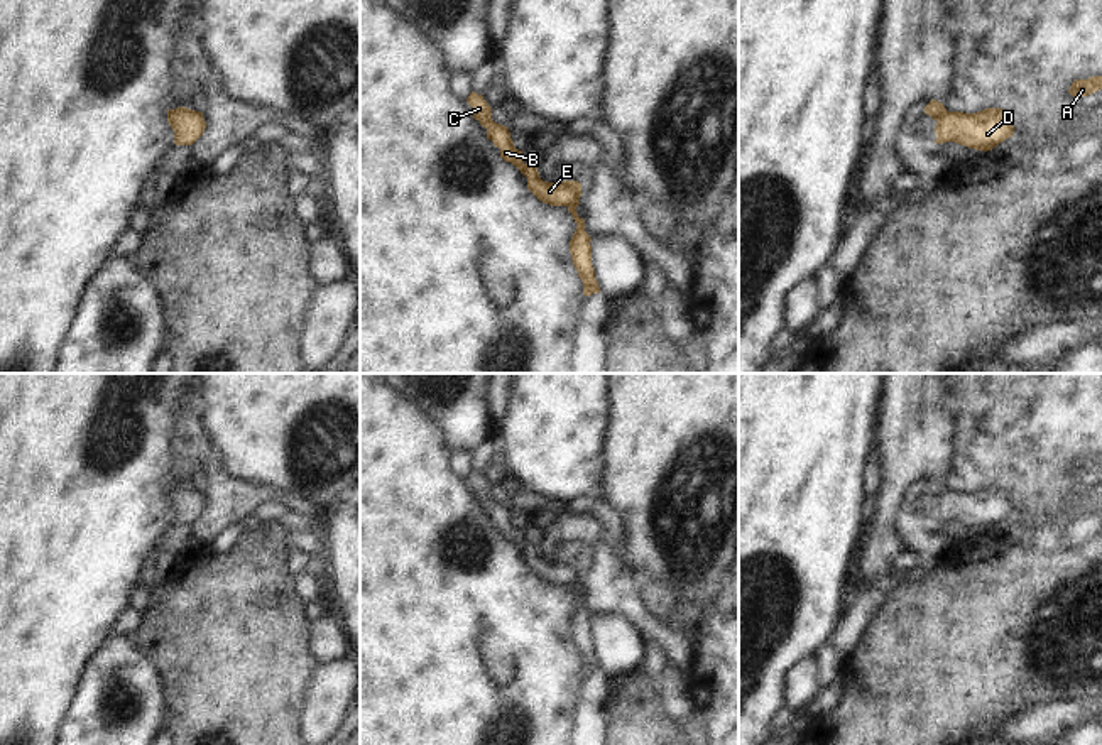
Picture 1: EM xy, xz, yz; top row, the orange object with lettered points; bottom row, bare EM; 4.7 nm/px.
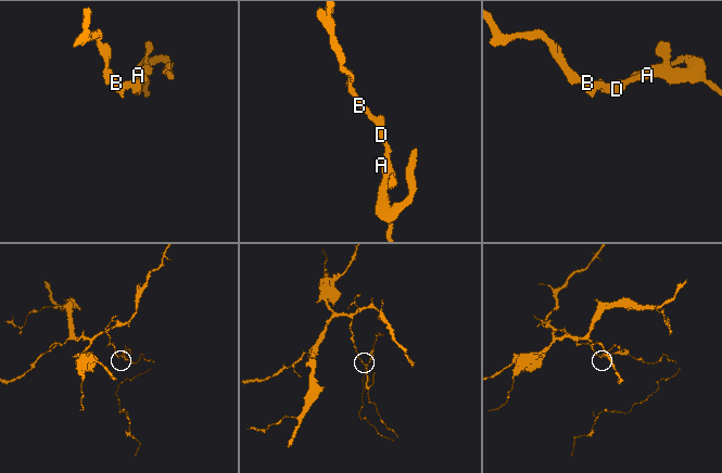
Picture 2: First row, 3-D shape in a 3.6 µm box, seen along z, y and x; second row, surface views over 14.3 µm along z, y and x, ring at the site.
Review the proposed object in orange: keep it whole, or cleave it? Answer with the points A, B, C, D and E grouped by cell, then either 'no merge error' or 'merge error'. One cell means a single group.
A B C D E | no merge error

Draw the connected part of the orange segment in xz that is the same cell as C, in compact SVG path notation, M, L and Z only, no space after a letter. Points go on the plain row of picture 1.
M472 470L466 480L473 487L473 497L487 507L487 517L500 527L500 536L516 544L521 552L527 556L527 568L546 583L568 586L576 601L576 608L570 618L570 632L578 655L583 661L583 674L600 671L592 644L592 617L585 610L585 598L576 591L576 585L580 583L578 578L581 574L581 563L578 559L543 559L537 546L527 544L524 541L522 529L514 525L509 507L492 498L492 485L483 478L483 475Z

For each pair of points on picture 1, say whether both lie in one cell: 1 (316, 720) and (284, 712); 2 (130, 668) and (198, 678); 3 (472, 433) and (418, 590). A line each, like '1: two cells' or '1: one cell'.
1: two cells
2: two cells
3: two cells

